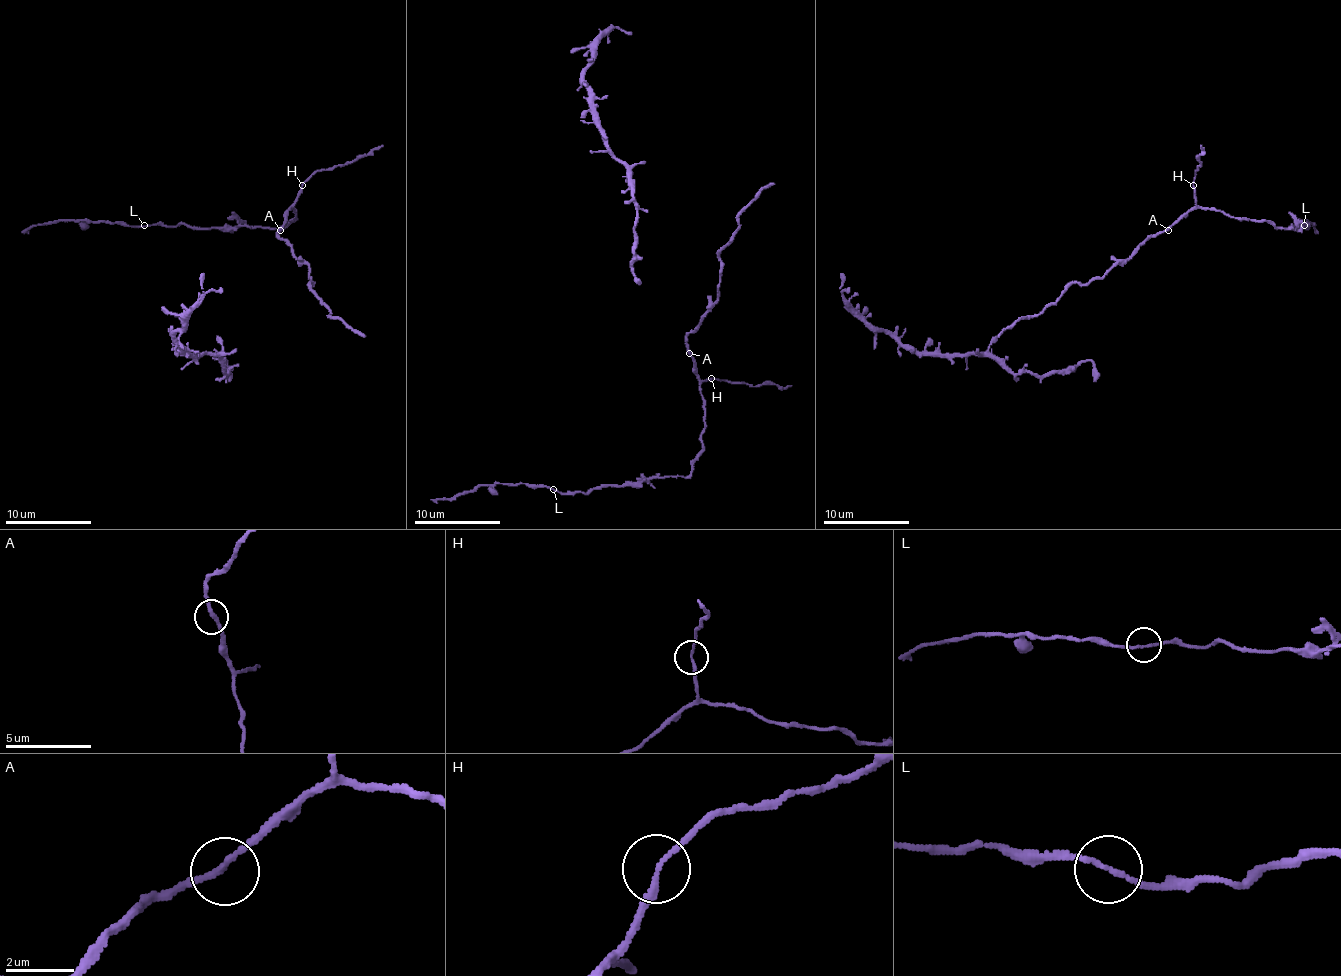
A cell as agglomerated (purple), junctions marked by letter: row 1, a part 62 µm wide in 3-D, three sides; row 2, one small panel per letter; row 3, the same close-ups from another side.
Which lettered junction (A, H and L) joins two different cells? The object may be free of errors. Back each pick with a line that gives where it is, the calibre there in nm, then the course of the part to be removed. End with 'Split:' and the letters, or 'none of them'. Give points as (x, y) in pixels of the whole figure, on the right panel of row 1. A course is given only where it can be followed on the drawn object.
Split: none of them

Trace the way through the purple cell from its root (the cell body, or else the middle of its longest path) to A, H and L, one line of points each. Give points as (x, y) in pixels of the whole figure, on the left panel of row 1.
A: (303, 264), (277, 234), (280, 230)
H: (303, 264), (277, 234), (284, 223), (284, 212), (295, 202), (301, 184)
L: (303, 264), (277, 234), (284, 214), (292, 208), (295, 219), (286, 227), (144, 225)

